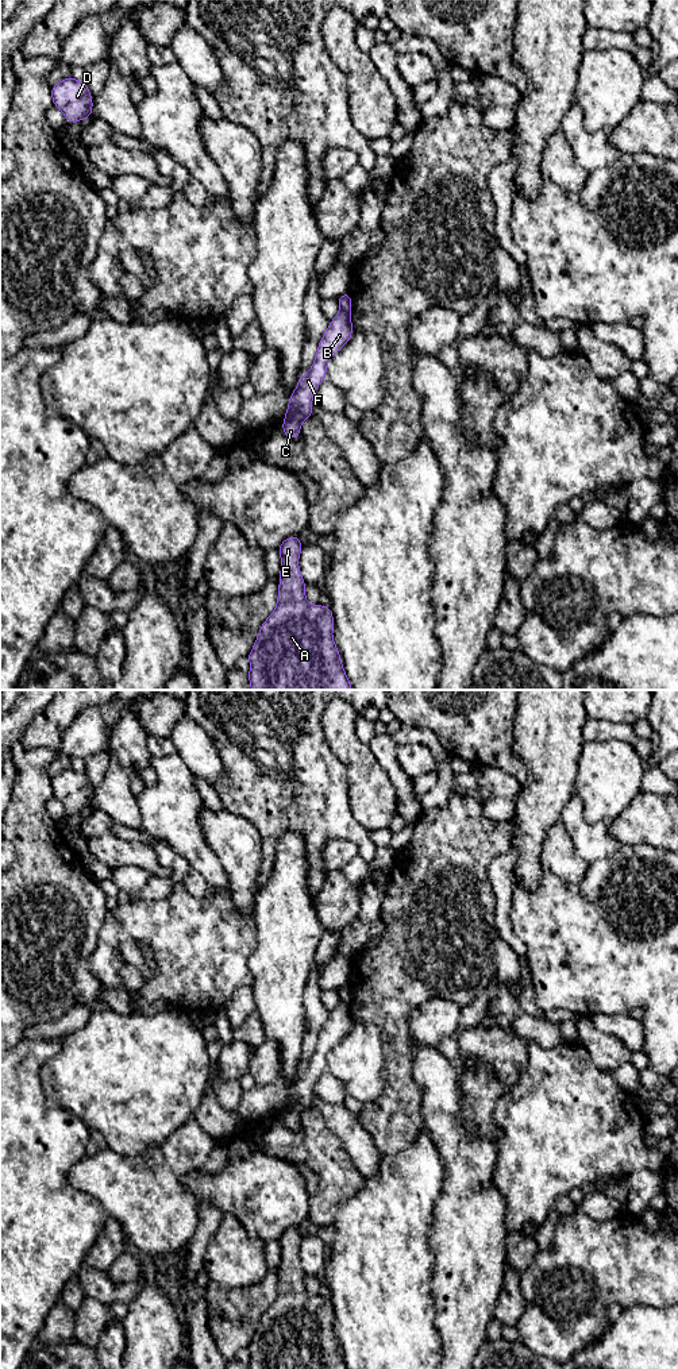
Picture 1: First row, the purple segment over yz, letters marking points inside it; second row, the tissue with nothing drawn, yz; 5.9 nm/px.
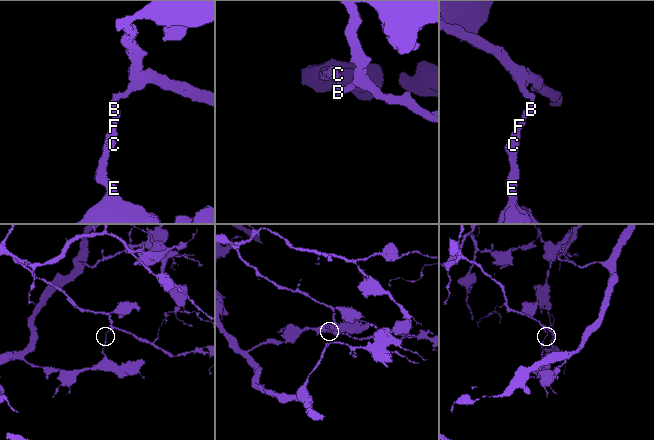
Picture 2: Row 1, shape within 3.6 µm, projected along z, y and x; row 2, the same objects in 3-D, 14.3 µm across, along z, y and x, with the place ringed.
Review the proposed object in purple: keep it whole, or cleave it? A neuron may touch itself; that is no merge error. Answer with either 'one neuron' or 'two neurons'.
two neurons

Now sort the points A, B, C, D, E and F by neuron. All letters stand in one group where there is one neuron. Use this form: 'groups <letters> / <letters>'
groups A B C E F / D

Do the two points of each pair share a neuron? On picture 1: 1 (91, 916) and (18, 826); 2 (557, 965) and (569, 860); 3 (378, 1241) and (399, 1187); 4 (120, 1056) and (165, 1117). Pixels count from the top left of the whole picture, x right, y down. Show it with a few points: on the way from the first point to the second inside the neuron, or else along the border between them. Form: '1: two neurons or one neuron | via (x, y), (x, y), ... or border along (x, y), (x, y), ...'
1: one neuron | via (70, 894), (45, 868), (39, 848)
2: two neurons | border along (589, 864), (577, 882), (565, 882), (543, 867)
3: one neuron | via (384, 1227), (399, 1200)
4: one neuron | via (123, 1071), (150, 1102)

